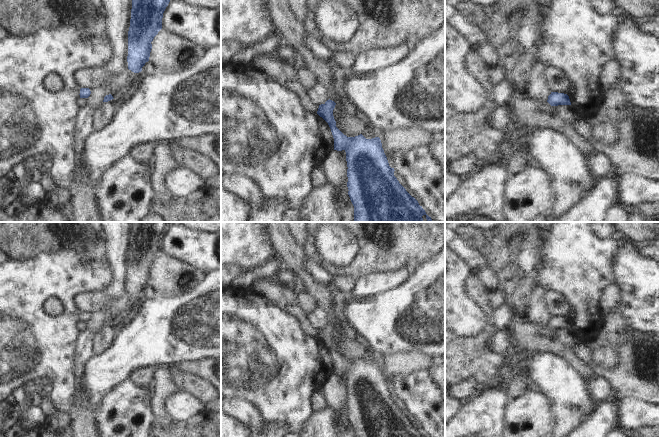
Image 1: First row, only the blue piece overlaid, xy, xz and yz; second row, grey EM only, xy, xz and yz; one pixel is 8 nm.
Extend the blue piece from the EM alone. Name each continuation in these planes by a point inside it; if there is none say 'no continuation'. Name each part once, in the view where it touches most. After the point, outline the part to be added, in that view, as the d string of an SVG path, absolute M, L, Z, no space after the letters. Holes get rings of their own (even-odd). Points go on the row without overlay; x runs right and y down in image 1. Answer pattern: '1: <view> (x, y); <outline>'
no continuation

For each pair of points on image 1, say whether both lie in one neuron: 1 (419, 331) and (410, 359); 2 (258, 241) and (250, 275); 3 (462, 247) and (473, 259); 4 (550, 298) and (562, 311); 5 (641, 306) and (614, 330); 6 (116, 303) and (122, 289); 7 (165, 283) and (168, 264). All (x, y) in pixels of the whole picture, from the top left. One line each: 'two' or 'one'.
1: two
2: two
3: one
4: one
5: two
6: two
7: one

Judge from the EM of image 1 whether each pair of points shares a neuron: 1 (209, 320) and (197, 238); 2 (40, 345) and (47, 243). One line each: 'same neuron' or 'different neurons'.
1: different neurons
2: different neurons

